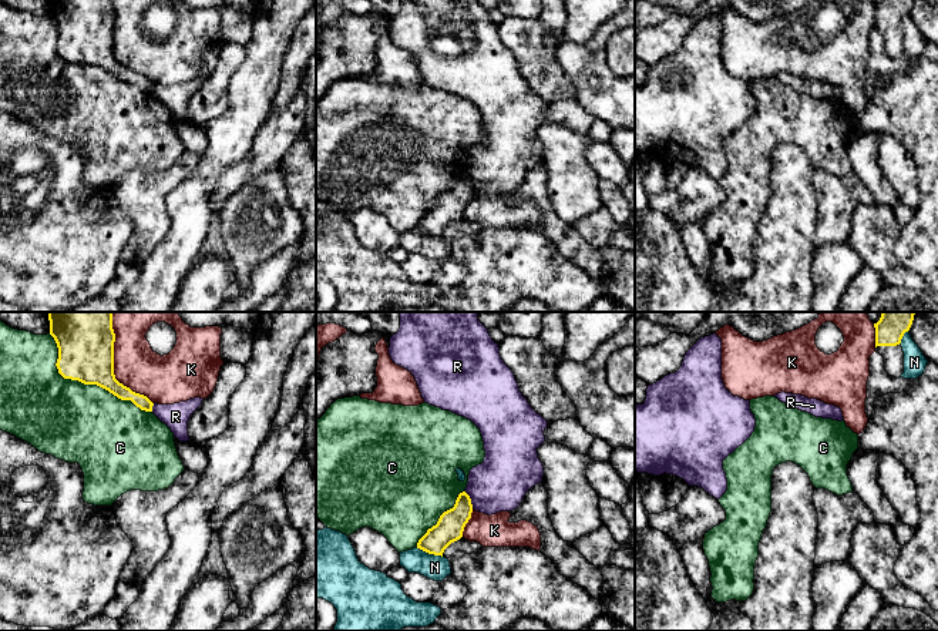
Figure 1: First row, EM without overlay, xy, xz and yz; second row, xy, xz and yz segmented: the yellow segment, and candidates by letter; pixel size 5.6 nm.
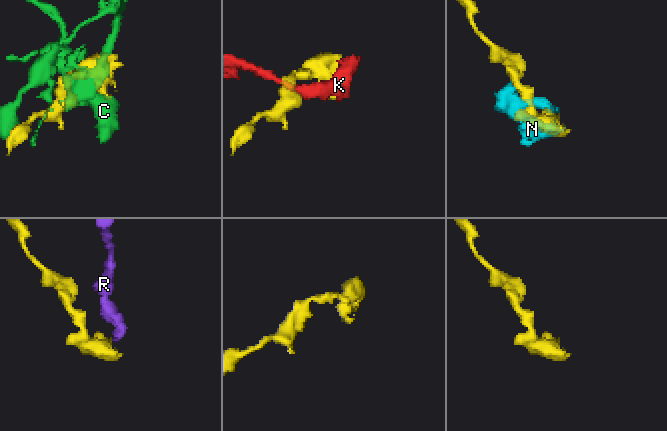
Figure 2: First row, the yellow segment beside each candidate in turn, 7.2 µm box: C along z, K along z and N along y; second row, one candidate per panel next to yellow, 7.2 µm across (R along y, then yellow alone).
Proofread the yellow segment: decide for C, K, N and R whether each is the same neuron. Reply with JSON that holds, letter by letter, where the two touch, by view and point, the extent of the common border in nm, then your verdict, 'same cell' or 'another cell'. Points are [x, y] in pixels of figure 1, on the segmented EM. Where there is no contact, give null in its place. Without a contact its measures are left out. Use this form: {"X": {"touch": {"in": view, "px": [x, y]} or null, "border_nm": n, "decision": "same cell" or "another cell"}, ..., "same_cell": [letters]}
{"C": {"touch": {"in": "xy", "px": [86, 383]}, "border_nm": 750, "decision": "another cell"}, "K": {"touch": {"in": "xy", "px": [113, 363]}, "border_nm": 550, "decision": "another cell"}, "N": {"touch": {"in": "xz", "px": [429, 553]}, "border_nm": 160, "decision": "another cell"}, "R": {"touch": {"in": "xz", "px": [470, 500]}, "border_nm": 110, "decision": "another cell"}, "same_cell": []}

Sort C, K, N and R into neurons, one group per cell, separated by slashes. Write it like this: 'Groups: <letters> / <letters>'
Groups: C / K / N / R

